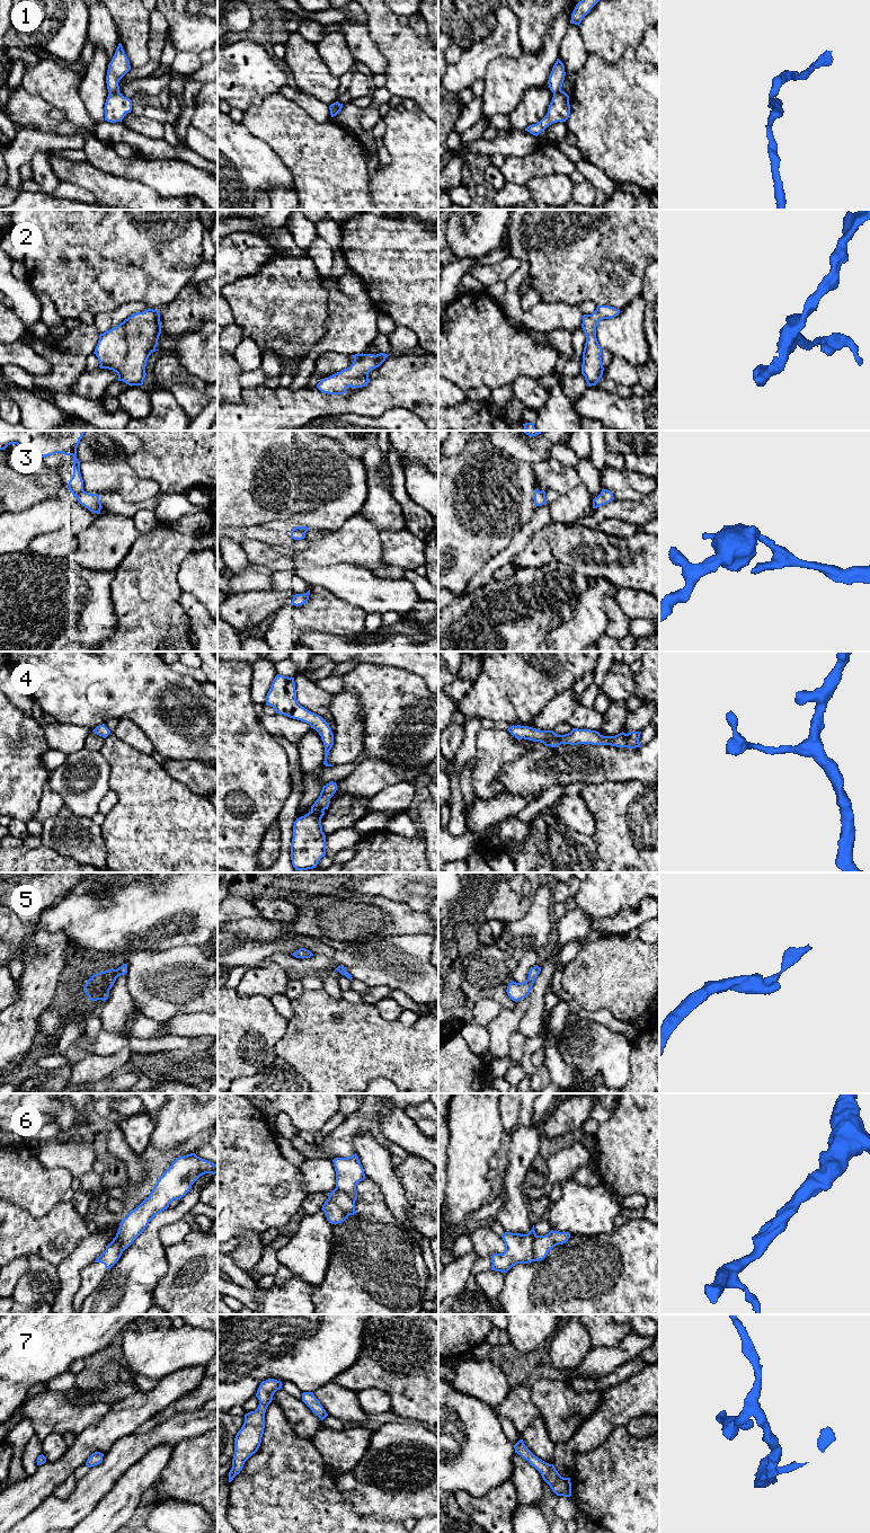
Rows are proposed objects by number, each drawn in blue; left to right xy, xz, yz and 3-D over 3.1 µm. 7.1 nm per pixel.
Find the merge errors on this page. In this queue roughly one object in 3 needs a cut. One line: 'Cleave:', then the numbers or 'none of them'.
Cleave: 3, 6

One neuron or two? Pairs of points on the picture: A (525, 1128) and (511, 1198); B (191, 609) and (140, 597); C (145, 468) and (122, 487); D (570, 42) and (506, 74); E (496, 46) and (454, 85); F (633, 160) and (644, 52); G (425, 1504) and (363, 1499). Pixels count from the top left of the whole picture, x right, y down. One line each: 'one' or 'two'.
A: one
B: two
C: two
D: two
E: one
F: two
G: one

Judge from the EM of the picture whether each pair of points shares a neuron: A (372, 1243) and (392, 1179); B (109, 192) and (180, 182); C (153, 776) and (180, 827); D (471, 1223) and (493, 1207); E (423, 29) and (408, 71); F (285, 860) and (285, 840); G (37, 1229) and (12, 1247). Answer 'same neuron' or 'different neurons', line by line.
A: different neurons
B: different neurons
C: same neuron
D: same neuron
E: different neurons
F: same neuron
G: same neuron

